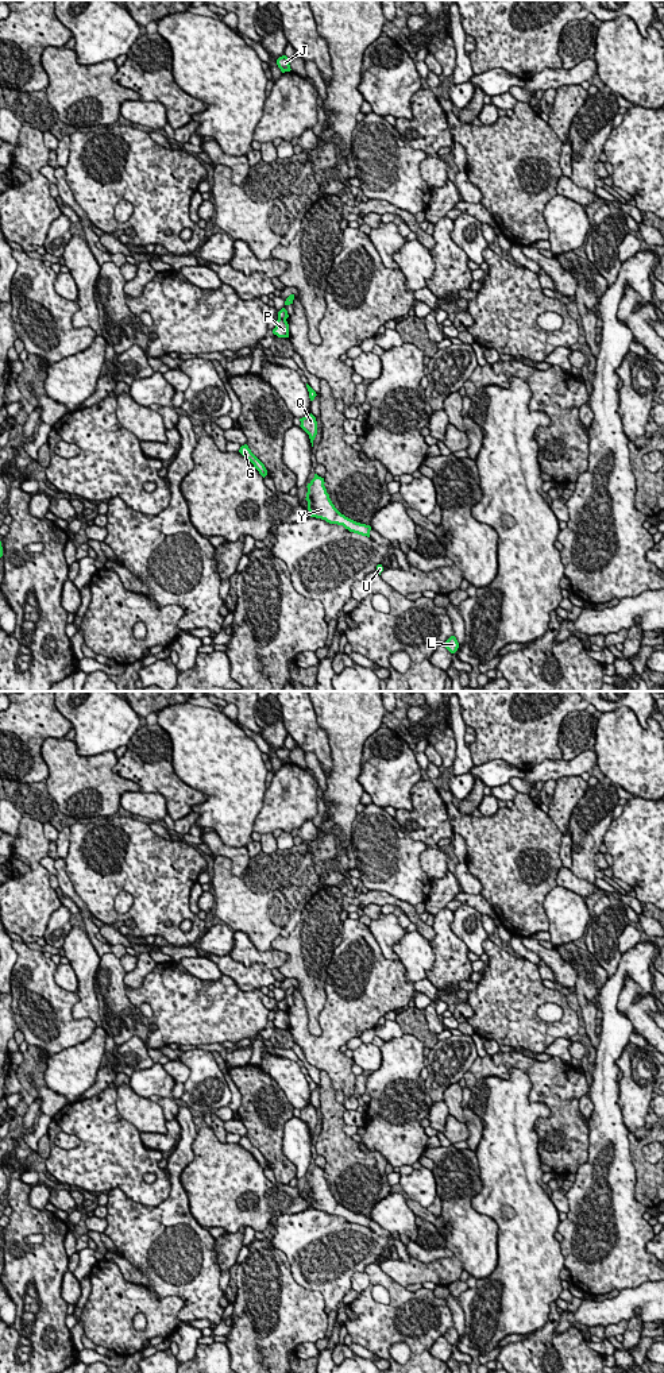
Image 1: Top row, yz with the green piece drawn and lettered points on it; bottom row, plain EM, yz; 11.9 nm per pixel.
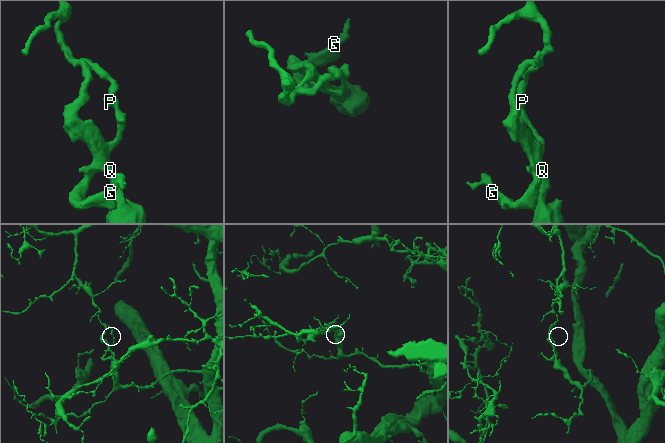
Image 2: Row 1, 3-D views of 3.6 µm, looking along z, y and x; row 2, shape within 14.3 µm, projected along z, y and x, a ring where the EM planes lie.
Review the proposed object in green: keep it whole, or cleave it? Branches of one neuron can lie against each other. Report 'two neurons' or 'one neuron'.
two neurons

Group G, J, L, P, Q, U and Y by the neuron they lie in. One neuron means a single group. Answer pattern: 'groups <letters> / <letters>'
groups G L P Q U Y / J

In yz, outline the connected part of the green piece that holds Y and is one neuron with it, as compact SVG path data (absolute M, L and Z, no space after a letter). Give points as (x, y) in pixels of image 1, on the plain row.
M314 1165L314 1169L306 1177L308 1184L305 1191L308 1192L310 1208L325 1211L329 1215L343 1216L350 1223L370 1229L371 1218L341 1206L332 1195L324 1175L324 1169Z

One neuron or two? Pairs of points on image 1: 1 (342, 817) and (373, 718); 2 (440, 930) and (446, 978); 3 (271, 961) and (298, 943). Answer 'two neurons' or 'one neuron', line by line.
1: one neuron
2: one neuron
3: two neurons

